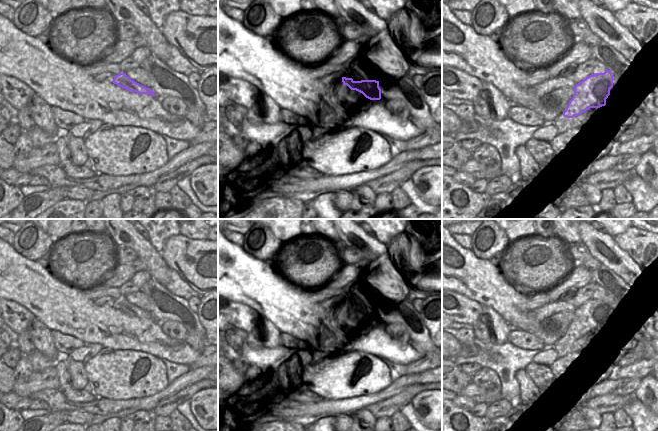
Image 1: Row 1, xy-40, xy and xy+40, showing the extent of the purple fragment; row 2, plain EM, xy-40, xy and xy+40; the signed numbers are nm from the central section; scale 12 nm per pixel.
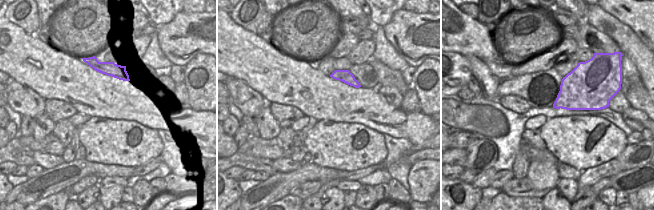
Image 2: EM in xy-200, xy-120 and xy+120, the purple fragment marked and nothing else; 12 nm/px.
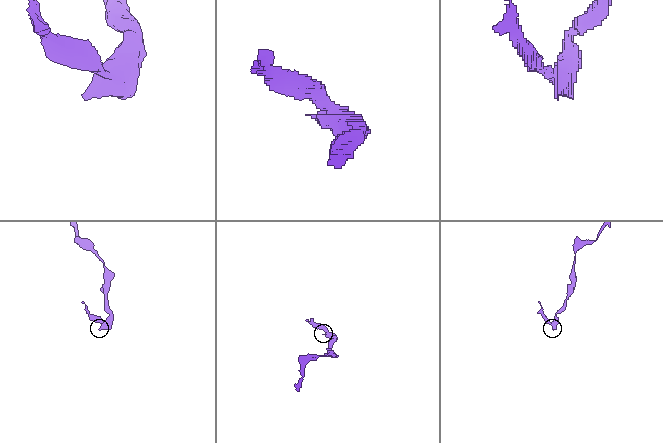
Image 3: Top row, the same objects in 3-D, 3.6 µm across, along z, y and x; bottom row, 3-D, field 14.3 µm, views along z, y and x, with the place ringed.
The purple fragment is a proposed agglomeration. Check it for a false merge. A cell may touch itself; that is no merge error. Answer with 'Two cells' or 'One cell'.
Two cells

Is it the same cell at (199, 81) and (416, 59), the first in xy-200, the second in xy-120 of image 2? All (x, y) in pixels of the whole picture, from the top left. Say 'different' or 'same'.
different

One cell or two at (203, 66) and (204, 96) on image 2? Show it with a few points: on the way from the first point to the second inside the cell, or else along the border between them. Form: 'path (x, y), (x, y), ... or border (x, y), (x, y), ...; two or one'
path (204, 73), (204, 89); one

